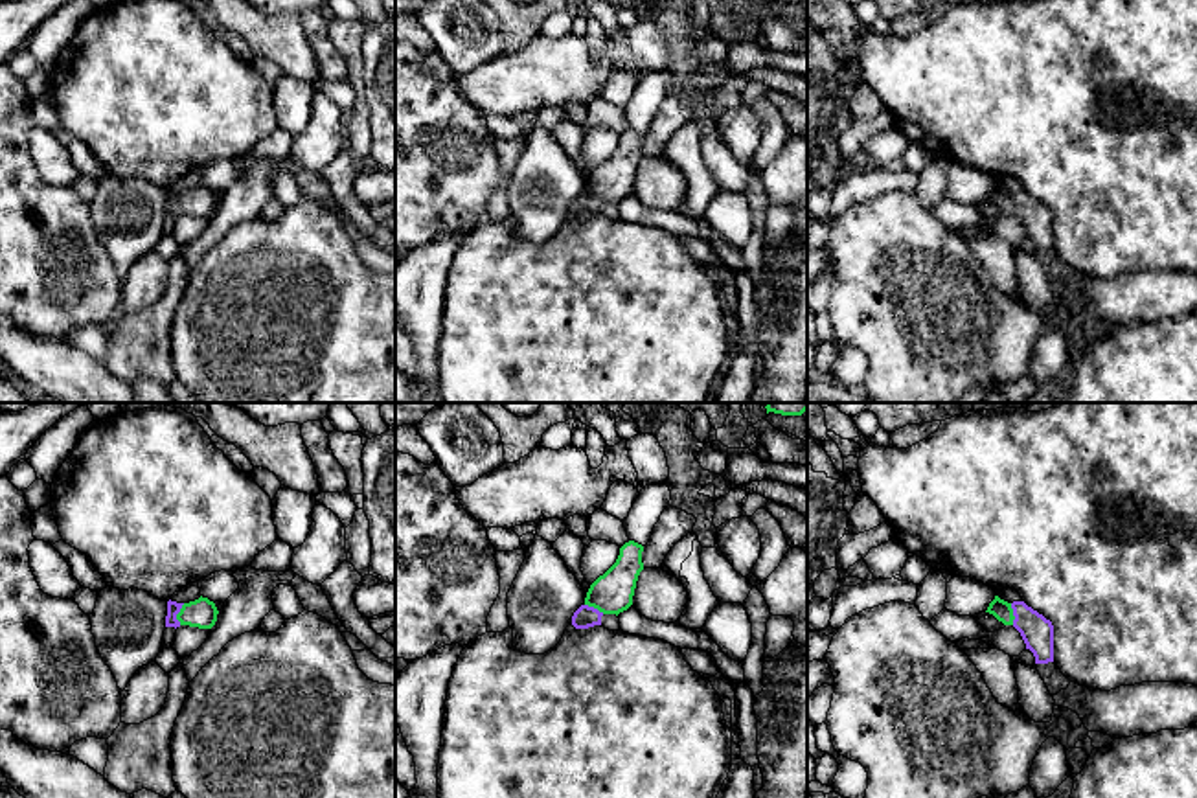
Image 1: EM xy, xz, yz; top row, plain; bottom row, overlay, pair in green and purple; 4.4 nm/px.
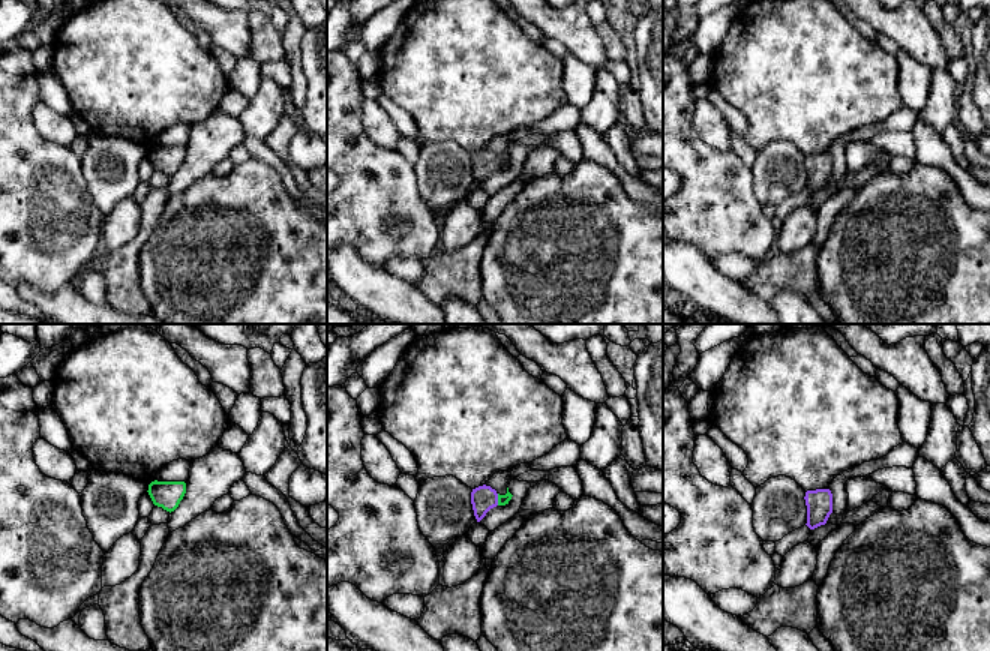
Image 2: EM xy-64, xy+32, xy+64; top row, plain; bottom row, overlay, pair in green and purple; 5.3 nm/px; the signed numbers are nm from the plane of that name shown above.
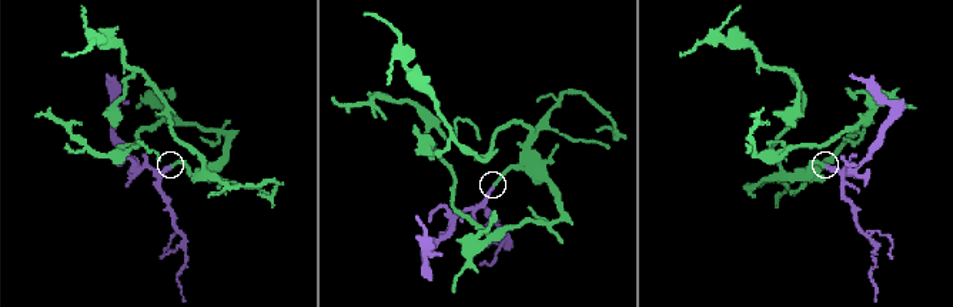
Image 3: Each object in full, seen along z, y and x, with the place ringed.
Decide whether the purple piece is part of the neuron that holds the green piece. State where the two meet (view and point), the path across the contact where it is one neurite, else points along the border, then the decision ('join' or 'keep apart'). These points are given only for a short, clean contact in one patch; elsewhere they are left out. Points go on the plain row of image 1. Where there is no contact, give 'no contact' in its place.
contact xy (177, 203); way xy (201, 201), (177, 203), (173, 195); join

